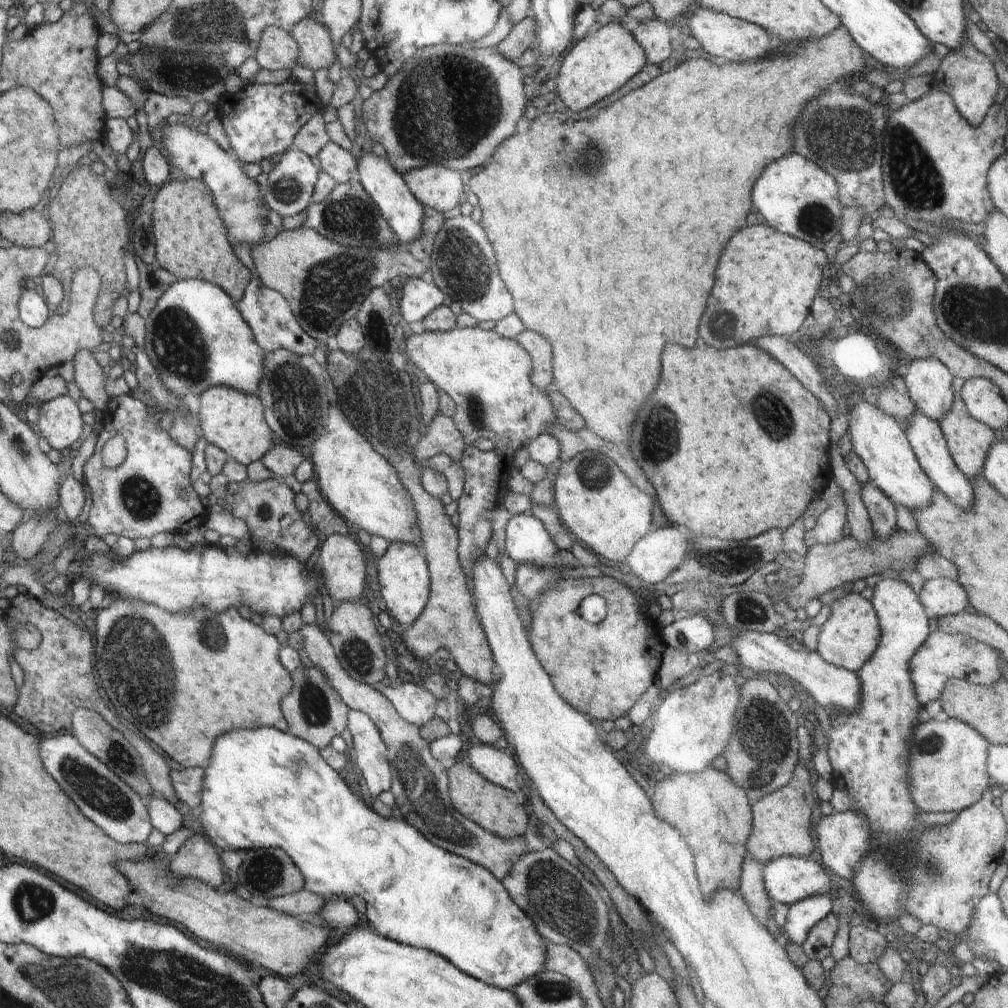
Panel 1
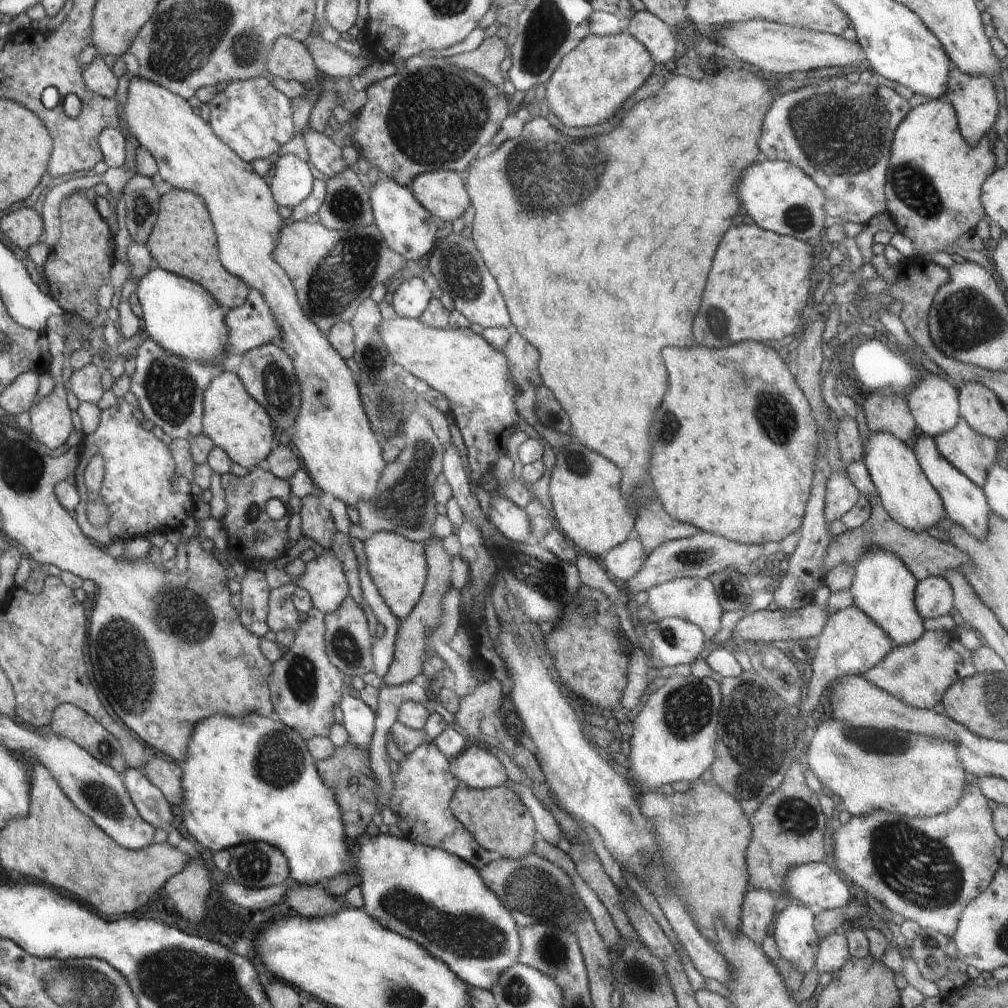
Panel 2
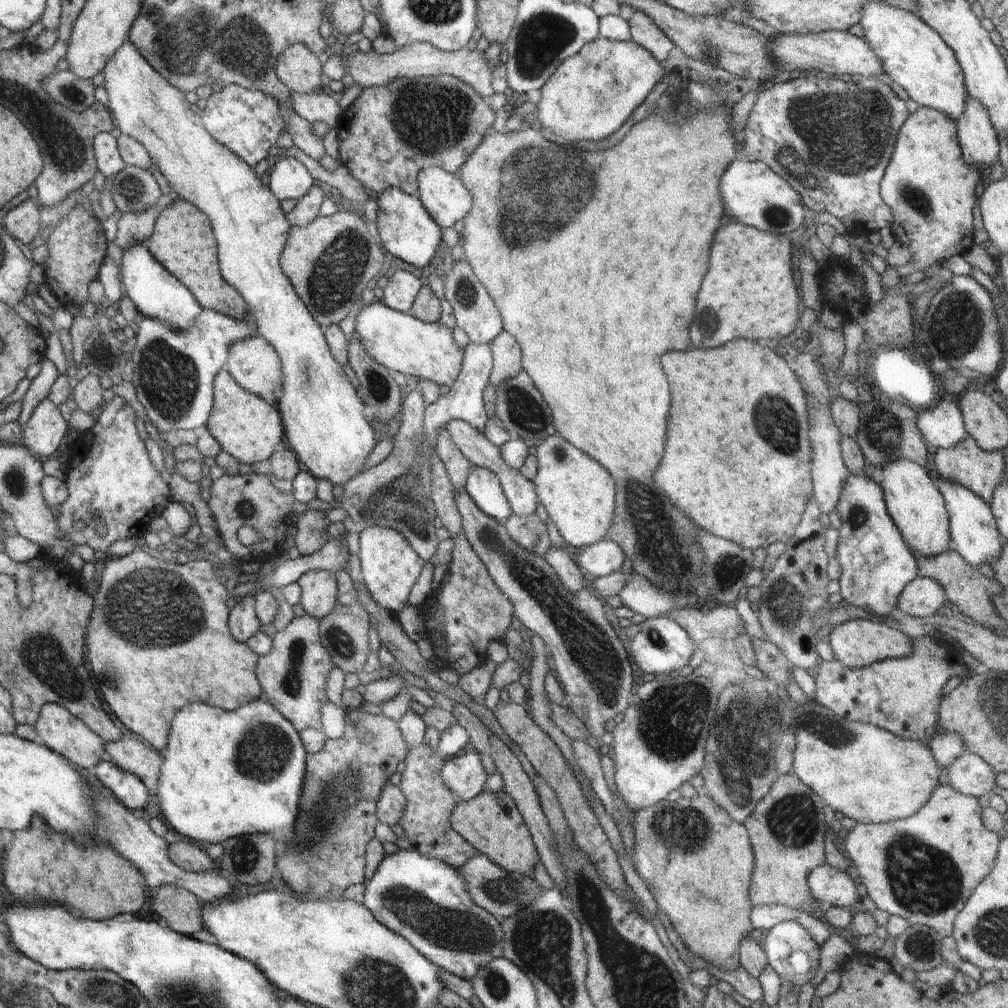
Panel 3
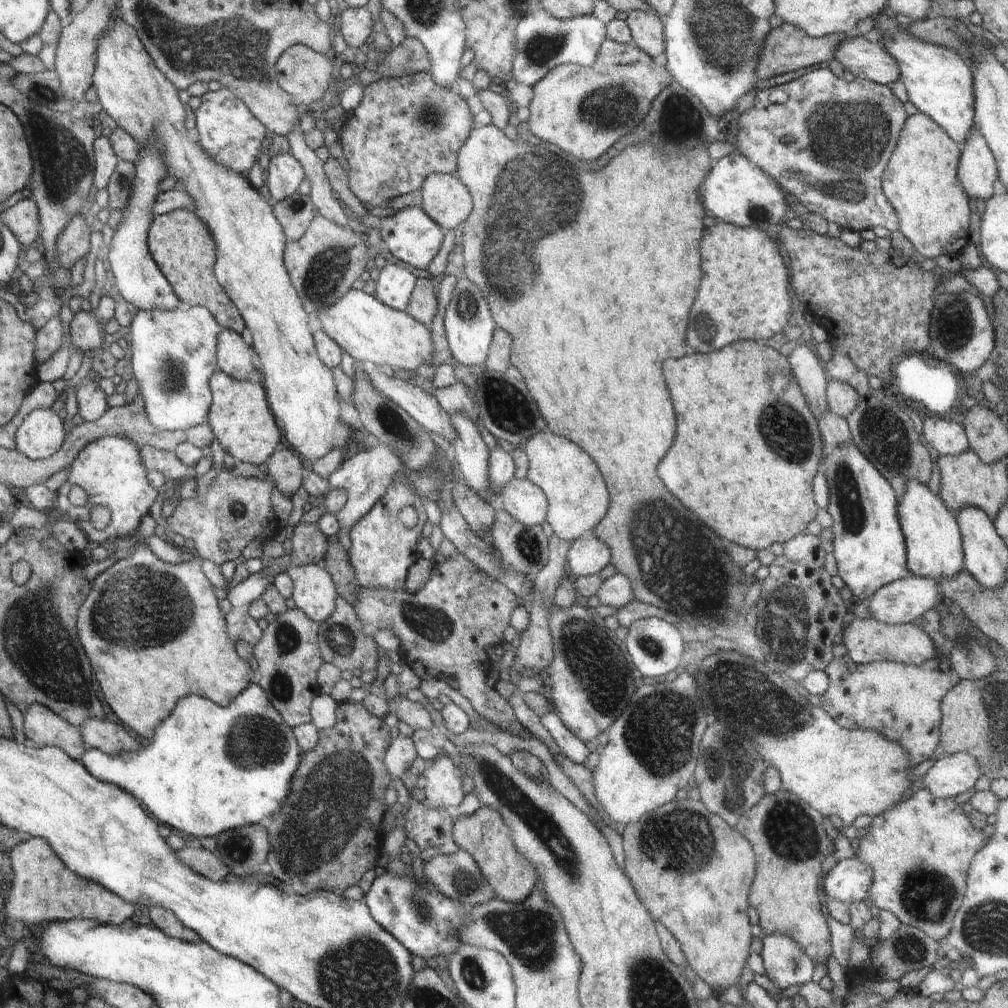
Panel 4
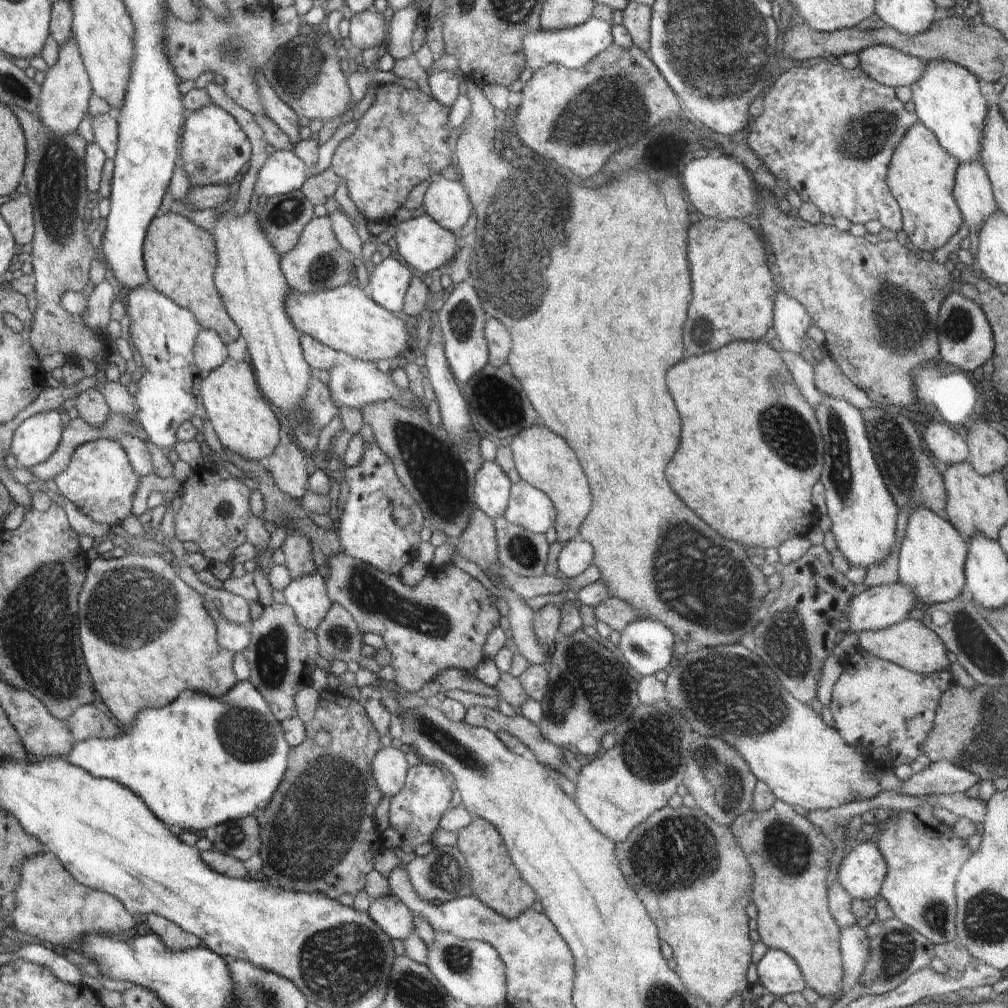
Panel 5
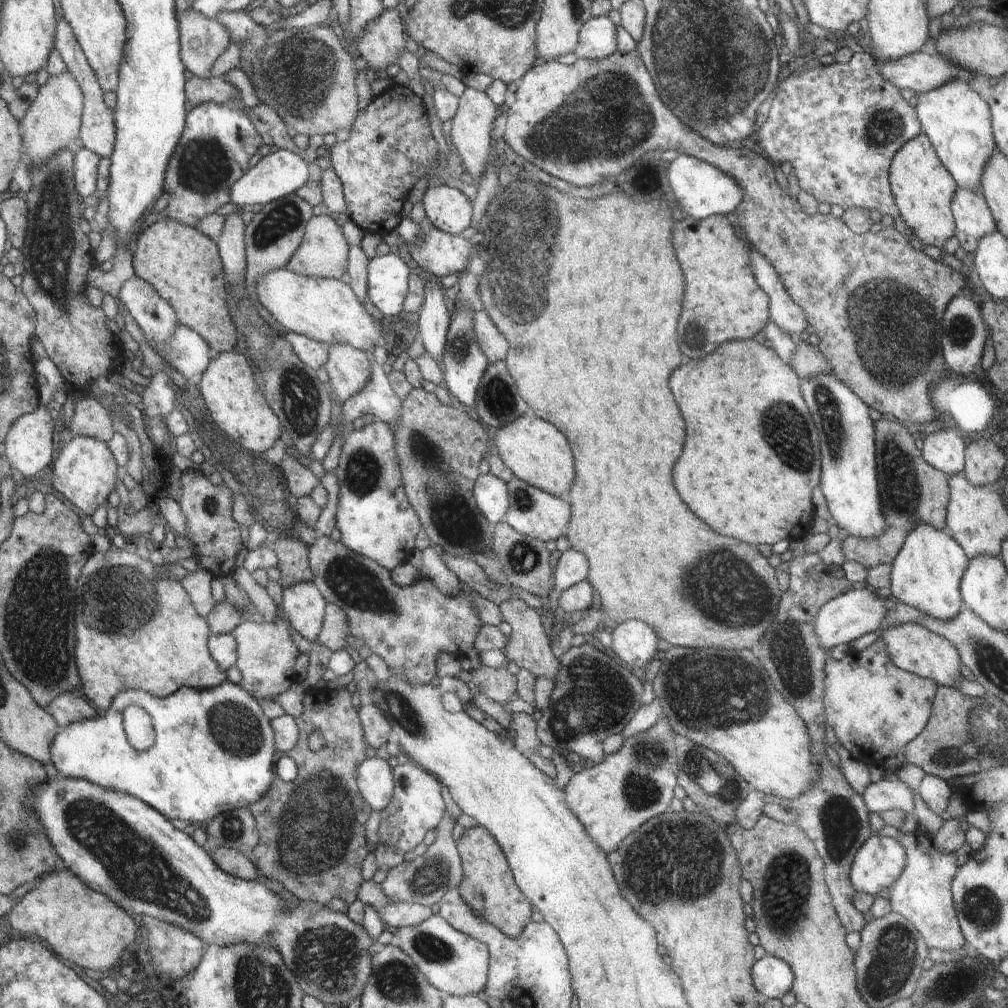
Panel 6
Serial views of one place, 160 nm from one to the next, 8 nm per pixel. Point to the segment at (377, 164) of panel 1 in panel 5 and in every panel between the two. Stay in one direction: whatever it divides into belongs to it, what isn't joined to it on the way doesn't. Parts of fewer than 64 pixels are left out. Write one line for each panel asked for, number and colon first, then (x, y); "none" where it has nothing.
2: (405, 223)
3: (407, 230)
4: (410, 234)
5: (420, 241)

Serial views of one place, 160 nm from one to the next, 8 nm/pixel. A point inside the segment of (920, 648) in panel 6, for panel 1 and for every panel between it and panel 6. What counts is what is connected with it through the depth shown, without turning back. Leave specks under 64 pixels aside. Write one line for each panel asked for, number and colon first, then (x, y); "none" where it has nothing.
1: (850, 635)
2: (851, 643)
3: (858, 643)
4: (867, 640)
5: (910, 644)

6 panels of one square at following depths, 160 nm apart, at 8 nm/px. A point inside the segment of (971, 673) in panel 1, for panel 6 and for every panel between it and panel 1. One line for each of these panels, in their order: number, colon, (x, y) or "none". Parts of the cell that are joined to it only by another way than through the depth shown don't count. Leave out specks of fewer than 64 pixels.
2: (918, 674)
3: (902, 695)
4: (902, 702)
5: (885, 711)
6: (875, 708)

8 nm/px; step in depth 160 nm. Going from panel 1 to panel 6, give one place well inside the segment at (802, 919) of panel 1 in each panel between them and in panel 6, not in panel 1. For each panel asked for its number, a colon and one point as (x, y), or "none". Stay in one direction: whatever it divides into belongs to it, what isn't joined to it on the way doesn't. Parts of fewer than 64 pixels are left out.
2: (793, 930)
3: (790, 951)
4: (786, 963)
5: (778, 972)
6: (773, 977)

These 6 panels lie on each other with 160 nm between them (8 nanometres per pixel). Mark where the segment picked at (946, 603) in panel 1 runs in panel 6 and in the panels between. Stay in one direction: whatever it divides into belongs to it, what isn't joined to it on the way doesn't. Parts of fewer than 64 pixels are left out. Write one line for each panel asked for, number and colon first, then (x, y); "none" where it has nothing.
2: (933, 596)
3: (921, 597)
4: (905, 601)
5: (878, 607)
6: (854, 613)

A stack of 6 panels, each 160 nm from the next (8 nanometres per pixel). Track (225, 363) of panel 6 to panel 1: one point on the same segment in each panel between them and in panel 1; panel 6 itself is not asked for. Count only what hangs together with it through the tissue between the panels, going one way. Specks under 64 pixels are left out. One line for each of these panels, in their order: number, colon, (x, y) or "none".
1: (235, 422)
2: (234, 421)
3: (247, 427)
4: (241, 419)
5: (236, 409)

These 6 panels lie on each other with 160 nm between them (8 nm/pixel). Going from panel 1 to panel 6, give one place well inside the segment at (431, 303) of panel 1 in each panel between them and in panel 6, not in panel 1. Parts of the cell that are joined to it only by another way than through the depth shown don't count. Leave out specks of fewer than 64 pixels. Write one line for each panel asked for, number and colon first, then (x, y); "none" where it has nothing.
2: (411, 299)
3: (401, 292)
4: (395, 284)
5: (389, 281)
6: (387, 276)

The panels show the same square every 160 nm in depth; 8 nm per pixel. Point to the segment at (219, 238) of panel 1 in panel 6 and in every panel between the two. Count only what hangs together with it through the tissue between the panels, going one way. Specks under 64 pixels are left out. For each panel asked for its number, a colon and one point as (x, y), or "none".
2: (183, 241)
3: (182, 239)
4: (180, 243)
5: (180, 257)
6: (183, 264)

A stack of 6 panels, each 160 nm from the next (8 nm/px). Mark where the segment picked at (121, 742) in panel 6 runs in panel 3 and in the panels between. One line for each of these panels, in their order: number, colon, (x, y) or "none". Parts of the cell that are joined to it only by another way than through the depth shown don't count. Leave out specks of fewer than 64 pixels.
3: (225, 774)
4: (207, 770)
5: (202, 762)

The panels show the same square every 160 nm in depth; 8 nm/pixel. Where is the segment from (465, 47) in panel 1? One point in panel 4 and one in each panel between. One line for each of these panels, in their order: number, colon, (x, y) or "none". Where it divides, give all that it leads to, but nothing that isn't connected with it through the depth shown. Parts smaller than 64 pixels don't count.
2: (414, 122)
3: (389, 134)
4: (403, 129)

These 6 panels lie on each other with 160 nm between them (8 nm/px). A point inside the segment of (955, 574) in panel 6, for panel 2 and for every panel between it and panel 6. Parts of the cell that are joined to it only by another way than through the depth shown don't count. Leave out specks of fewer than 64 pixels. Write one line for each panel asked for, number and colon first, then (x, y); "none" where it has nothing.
2: (906, 494)
3: (915, 504)
4: (934, 546)
5: (931, 562)

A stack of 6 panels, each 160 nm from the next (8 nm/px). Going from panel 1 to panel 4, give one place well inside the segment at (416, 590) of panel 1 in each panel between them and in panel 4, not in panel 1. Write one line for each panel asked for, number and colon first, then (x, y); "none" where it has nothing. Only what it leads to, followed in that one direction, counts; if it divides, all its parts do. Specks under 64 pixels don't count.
2: (397, 566)
3: (390, 566)
4: (384, 549)

